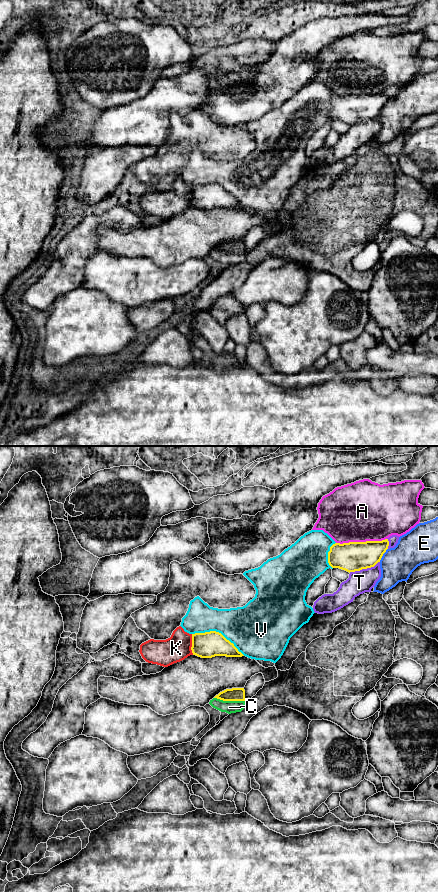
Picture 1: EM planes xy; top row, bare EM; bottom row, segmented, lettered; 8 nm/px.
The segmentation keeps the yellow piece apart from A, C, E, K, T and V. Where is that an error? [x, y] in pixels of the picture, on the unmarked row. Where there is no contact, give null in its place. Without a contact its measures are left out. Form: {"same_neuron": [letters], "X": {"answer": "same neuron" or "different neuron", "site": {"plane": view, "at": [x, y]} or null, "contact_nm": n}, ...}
{"same_neuron": [], "A": {"answer": "different neuron", "site": {"plane": "xy", "at": [361, 94]}, "contact_nm": 400}, "C": {"answer": "different neuron", "site": {"plane": "xy", "at": [229, 252]}, "contact_nm": 260}, "E": {"answer": "different neuron", "site": {"plane": "xy", "at": [382, 107]}, "contact_nm": 130}, "K": {"answer": "different neuron", "site": {"plane": "xy", "at": [192, 196]}, "contact_nm": 170}, "T": {"answer": "different neuron", "site": {"plane": "xy", "at": [364, 120]}, "contact_nm": 260}, "V": {"answer": "different neuron", "site": {"plane": "xy", "at": [218, 184]}, "contact_nm": 460}}

